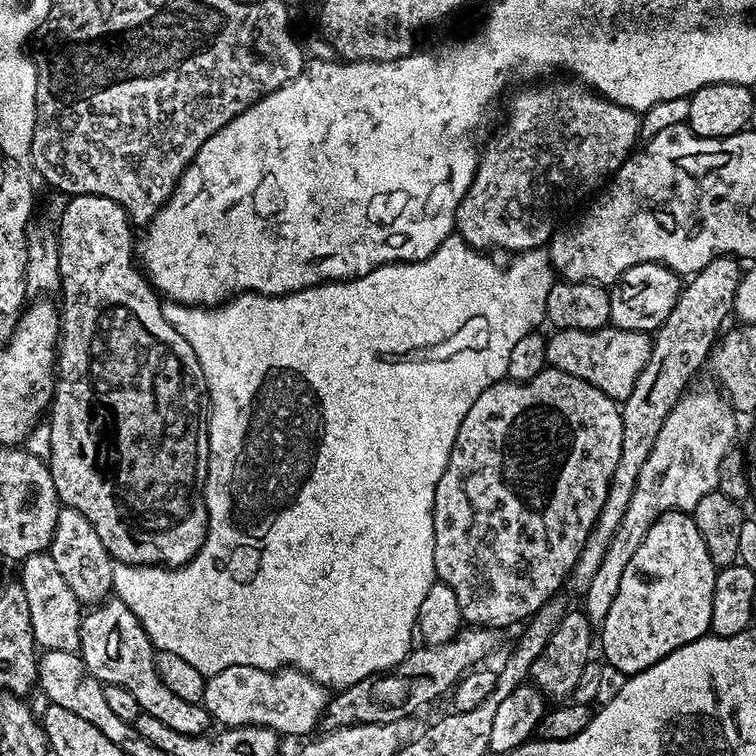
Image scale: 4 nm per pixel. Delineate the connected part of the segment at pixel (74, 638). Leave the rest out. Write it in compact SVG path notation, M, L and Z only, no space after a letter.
M51 551L30 554L19 565L18 583L26 590L26 606L30 606L30 626L37 645L44 652L62 650L79 653L82 605L74 598L74 590L62 578Z

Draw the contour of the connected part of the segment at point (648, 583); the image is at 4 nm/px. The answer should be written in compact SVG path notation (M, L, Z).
M667 512L659 516L654 526L646 530L642 546L634 550L634 558L630 558L630 563L622 574L618 594L615 595L614 602L610 602L610 614L606 614L604 623L599 625L598 648L599 651L600 648L604 651L603 659L622 670L625 676L635 676L637 672L666 658L666 654L709 635L717 571L716 564L706 550L706 542L702 542L702 534L698 534L698 526L689 513Z

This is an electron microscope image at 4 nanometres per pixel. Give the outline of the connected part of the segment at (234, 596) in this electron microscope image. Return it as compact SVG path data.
M453 234L453 235L451 235L451 236L448 236L448 237L447 237L447 238L446 238L446 242L442 242L442 246L438 246L438 250L434 250L434 254L430 254L430 258L426 258L426 259L425 259L425 260L415 260L415 261L414 261L414 262L410 262L410 263L409 263L409 264L383 264L383 265L382 265L382 266L378 266L378 267L377 267L377 268L375 268L375 269L374 269L374 270L370 270L370 271L369 271L369 272L367 272L367 273L366 273L366 274L365 274L365 276L359 276L359 277L358 277L358 278L354 278L354 279L353 279L353 280L334 280L334 281L331 281L331 282L329 282L329 283L326 283L326 284L315 284L315 285L314 285L314 287L313 287L313 288L303 288L303 289L302 289L302 290L298 290L298 291L297 291L297 292L288 292L288 293L286 293L286 294L285 294L285 296L263 296L263 295L262 295L262 294L258 294L258 293L257 293L257 292L241 292L241 293L239 293L239 294L237 294L237 295L235 295L235 296L233 296L233 297L232 297L232 299L231 299L231 300L229 300L229 301L227 301L227 302L225 302L225 303L223 303L223 304L221 304L221 305L219 305L219 306L189 306L189 305L187 305L187 304L177 304L177 303L175 303L175 302L168 302L168 303L165 303L165 304L164 304L164 305L163 305L163 309L164 309L164 317L166 317L166 318L167 318L167 319L168 319L168 320L169 320L169 321L170 321L170 323L172 323L172 324L173 324L173 325L174 325L174 326L175 326L175 328L176 328L176 329L177 329L177 330L178 330L178 334L182 334L182 338L186 338L186 342L190 342L190 350L194 350L194 354L195 354L195 355L196 355L196 357L197 357L197 358L198 358L198 362L199 362L199 363L200 363L200 365L201 365L201 366L202 366L202 370L203 370L203 371L204 371L204 383L205 383L205 385L206 385L206 400L207 400L207 403L208 403L208 404L209 404L209 405L210 405L210 411L209 411L209 412L208 412L208 413L207 413L207 416L206 416L206 423L207 423L207 426L208 426L208 473L207 473L207 474L206 474L206 482L205 482L205 483L204 483L204 501L205 501L205 502L206 502L206 510L207 510L207 511L208 511L208 533L207 533L207 534L206 534L206 538L205 538L205 539L204 539L204 544L203 544L203 545L202 545L202 546L201 546L201 547L200 547L200 549L199 549L199 550L198 550L198 554L197 554L197 555L196 555L196 557L195 557L195 558L194 558L194 559L193 559L193 560L192 560L192 561L190 561L190 563L188 563L188 564L184 564L184 565L182 565L182 566L181 566L181 568L170 568L170 567L167 567L167 566L157 566L157 565L154 565L154 564L122 564L122 563L119 563L119 562L116 562L116 563L113 563L113 566L112 566L112 569L113 569L113 570L114 570L114 578L113 578L113 579L112 579L112 591L113 591L113 593L114 593L114 596L115 596L115 599L118 599L118 600L121 600L121 601L122 601L122 603L123 603L123 604L125 604L125 605L126 605L126 606L130 606L130 610L134 610L134 618L138 618L138 622L142 622L142 626L143 626L143 627L144 627L144 629L145 629L145 630L146 630L146 634L147 634L147 635L148 635L148 636L149 636L149 638L151 638L151 639L152 639L152 643L153 643L153 645L155 645L155 647L156 647L156 648L157 648L157 649L159 649L159 651L161 651L161 652L169 652L169 653L170 653L170 654L178 654L178 658L182 658L182 659L183 659L183 660L185 660L185 661L186 661L186 662L190 662L190 666L194 666L194 670L198 670L198 671L199 671L199 672L201 672L201 673L202 673L202 675L203 675L203 676L205 676L205 677L206 677L206 678L207 678L207 677L210 677L210 676L213 676L213 675L214 675L214 674L218 674L218 673L219 673L219 672L221 672L221 671L222 671L222 670L226 670L226 666L254 666L254 667L255 667L255 668L261 668L261 669L262 669L262 670L266 670L266 671L267 671L267 672L274 672L274 671L276 671L276 669L278 669L278 668L286 668L286 667L290 667L290 668L297 668L297 670L299 670L299 672L305 672L305 673L306 673L306 675L308 675L308 676L309 676L309 677L310 677L310 678L314 678L314 679L315 679L315 680L316 680L316 681L317 681L317 682L318 682L318 683L319 683L319 684L321 684L321 686L323 686L323 687L325 687L325 688L327 688L327 689L329 689L329 690L339 690L339 689L341 689L341 688L349 688L349 686L350 686L350 685L351 685L351 684L353 684L353 683L354 683L354 682L362 682L362 678L366 678L366 677L367 677L367 676L375 676L375 675L377 675L377 674L383 674L383 673L385 673L385 672L390 672L390 671L393 671L393 670L396 670L396 669L399 669L399 668L400 668L400 667L401 667L401 665L403 665L403 664L404 664L404 663L405 663L405 661L407 661L407 659L408 659L408 653L409 653L409 652L411 652L411 651L413 651L413 648L414 648L414 643L413 643L413 644L412 644L412 636L413 636L413 640L414 640L414 633L415 633L415 632L416 632L416 619L417 619L417 618L418 618L418 606L422 606L422 598L426 598L426 594L427 594L427 592L428 592L428 591L430 591L430 586L431 586L431 585L432 585L432 584L435 584L435 583L437 583L437 579L436 579L436 571L435 571L435 570L434 570L434 514L433 514L433 513L432 513L432 507L433 507L433 506L434 506L434 490L435 490L435 489L436 489L436 487L437 487L437 486L438 486L438 478L442 478L442 474L443 474L443 473L444 473L444 471L445 471L445 470L446 470L446 462L448 462L448 461L449 461L449 460L450 460L450 454L451 454L451 453L452 453L452 447L453 447L453 446L454 446L454 442L455 442L455 441L456 441L456 435L457 435L457 434L458 434L458 426L459 426L459 425L460 425L460 423L461 423L461 422L462 422L462 418L466 418L466 410L470 410L470 406L474 406L474 398L478 398L478 394L482 394L482 390L486 390L486 389L487 389L487 388L488 388L488 387L490 387L490 385L492 385L492 384L499 384L499 383L501 383L501 381L503 381L503 380L504 380L504 379L505 379L505 377L507 377L507 375L508 375L508 367L509 367L509 366L510 366L510 350L514 350L514 345L516 345L516 344L517 344L517 342L518 342L518 341L519 341L519 340L520 340L520 339L521 339L521 338L526 338L526 334L530 334L530 333L531 333L531 332L532 332L532 331L534 331L534 330L536 330L536 329L539 329L539 328L540 328L540 327L541 327L541 326L540 326L540 325L539 325L539 324L540 324L540 323L541 323L541 324L542 324L542 325L543 325L543 324L544 324L544 323L545 323L545 320L546 320L546 298L550 298L550 290L551 290L551 289L552 289L552 285L553 285L553 283L554 283L554 269L553 269L553 266L552 266L552 259L550 259L550 258L549 258L549 257L548 257L548 250L547 250L547 247L543 247L543 248L532 248L532 249L530 249L530 250L529 250L529 251L528 251L528 252L517 252L517 253L515 253L515 255L513 255L513 256L512 256L512 257L511 257L511 259L509 259L509 260L512 260L512 261L510 261L510 262L509 262L509 264L508 264L508 268L503 268L503 266L502 266L502 265L500 265L500 264L495 264L495 262L494 262L494 261L492 261L492 260L491 260L491 258L490 258L490 257L488 257L488 256L491 256L491 255L488 255L488 254L485 254L485 253L484 253L484 252L483 252L483 251L481 251L481 249L478 249L478 248L471 248L471 247L470 247L470 245L468 245L468 243L466 243L466 241L465 241L465 240L463 240L463 239L462 239L462 238L461 238L461 237L460 237L460 236L459 236L459 234Z

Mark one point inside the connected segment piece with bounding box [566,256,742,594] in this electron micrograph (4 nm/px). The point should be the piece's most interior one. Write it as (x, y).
(683, 343)

